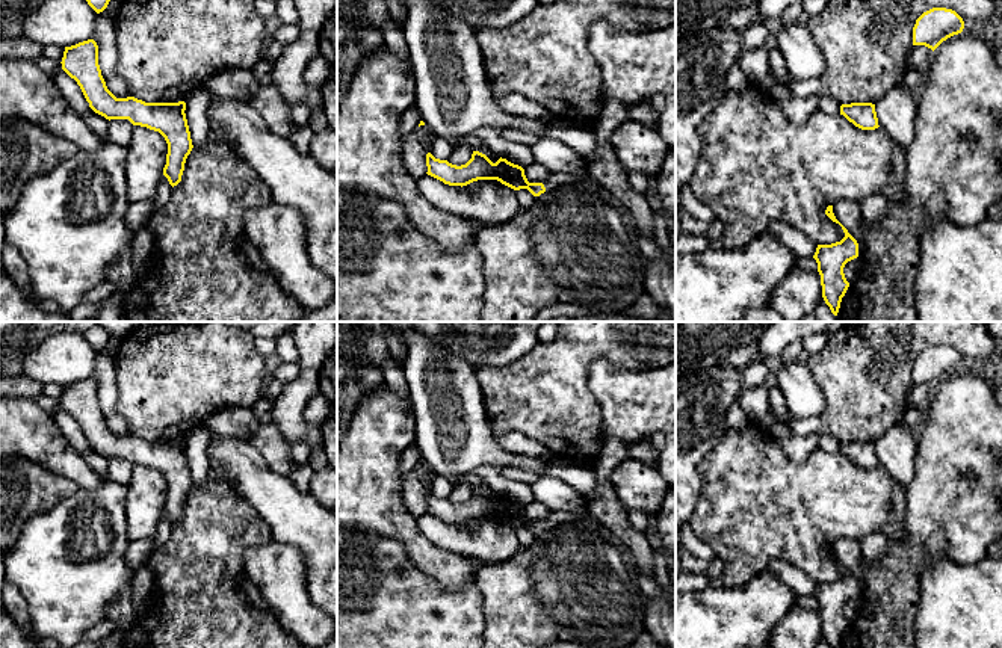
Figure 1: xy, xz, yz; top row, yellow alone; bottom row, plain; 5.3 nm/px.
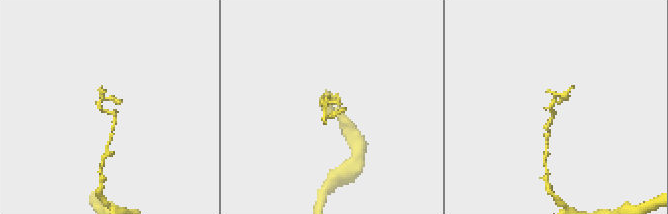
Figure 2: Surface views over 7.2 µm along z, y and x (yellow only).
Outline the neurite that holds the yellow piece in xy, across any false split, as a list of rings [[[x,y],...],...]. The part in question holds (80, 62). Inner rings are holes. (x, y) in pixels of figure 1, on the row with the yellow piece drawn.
[[[94,39],[65,47],[62,69],[77,82],[89,107],[106,119],[128,119],[133,125],[159,131],[166,143],[163,175],[174,187],[181,181],[193,145],[186,119],[186,103],[145,103],[135,97],[116,98],[106,86]]]

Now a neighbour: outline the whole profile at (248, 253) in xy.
[[[240,236],[234,242],[234,248],[239,251],[239,255],[242,261],[246,264],[246,267],[255,272],[263,272],[275,276],[271,267],[263,261],[261,254],[245,236]]]

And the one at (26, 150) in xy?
[[[21,118],[0,119],[0,210],[6,214],[26,184],[76,156],[79,147]]]

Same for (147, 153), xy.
[[[135,125],[127,150],[128,202],[154,199],[166,165],[168,143],[165,137],[159,131]]]

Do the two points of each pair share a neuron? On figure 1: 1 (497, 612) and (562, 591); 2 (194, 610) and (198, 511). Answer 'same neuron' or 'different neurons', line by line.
1: same neuron
2: same neuron

